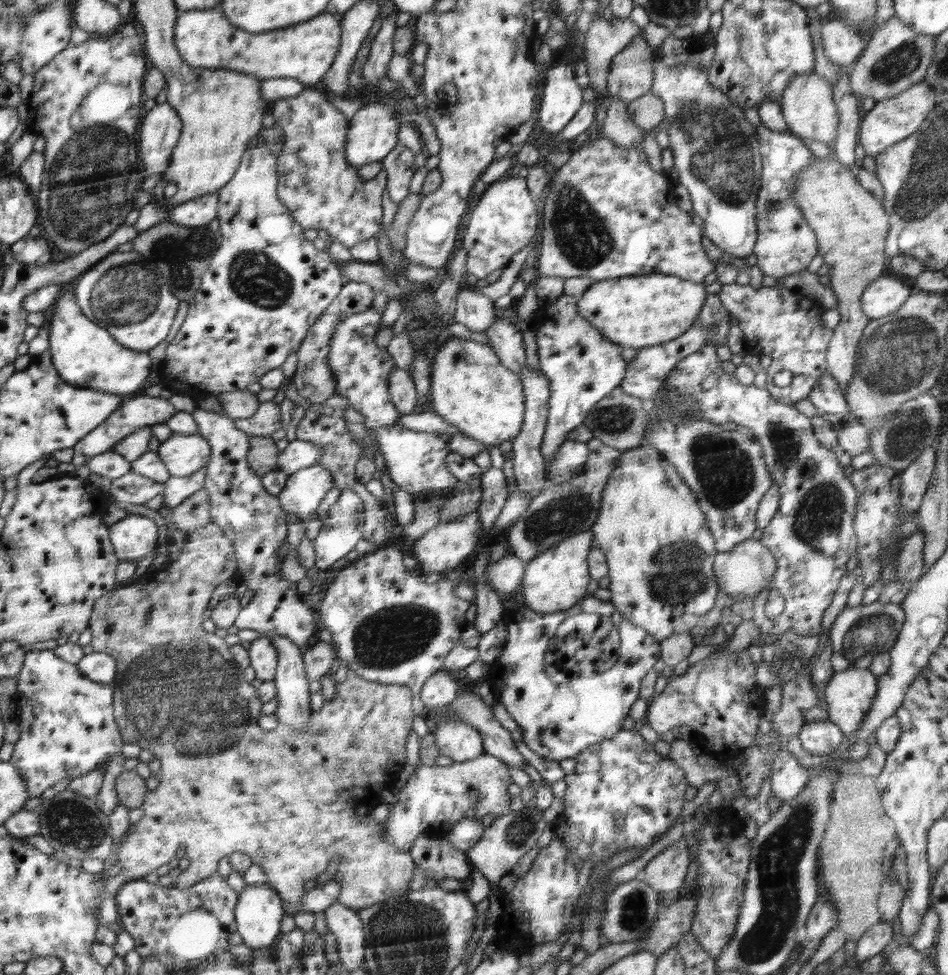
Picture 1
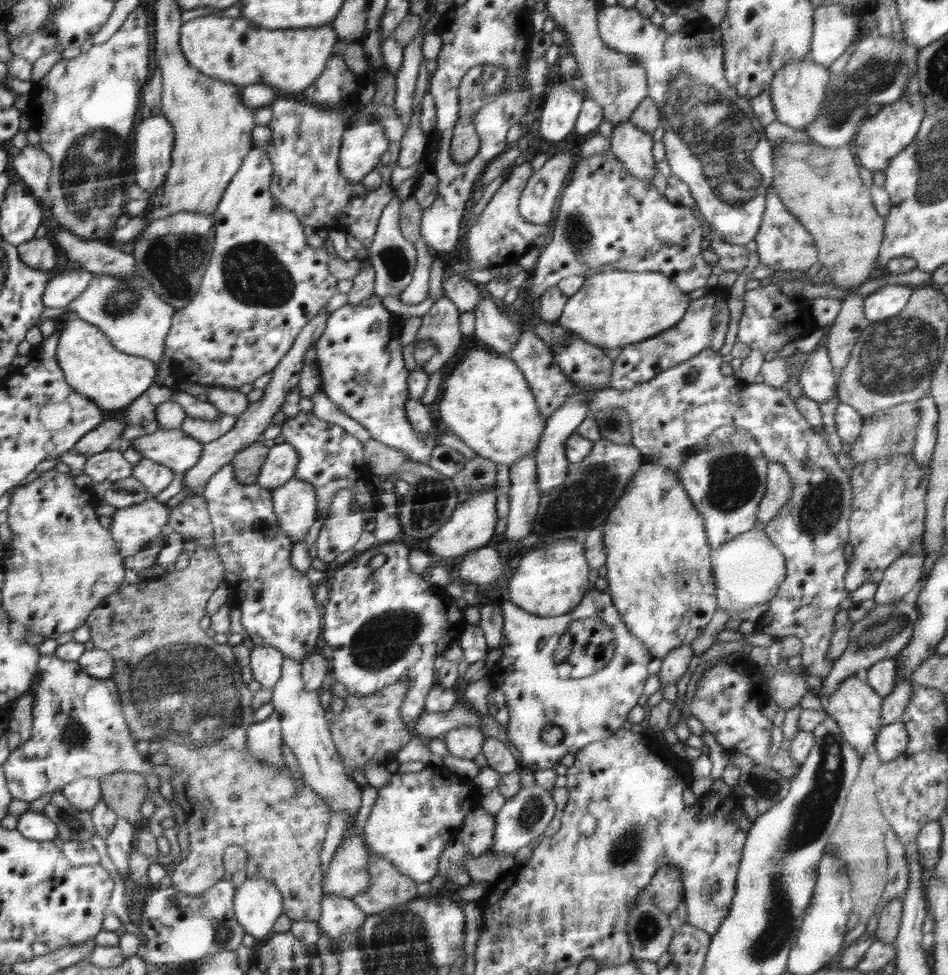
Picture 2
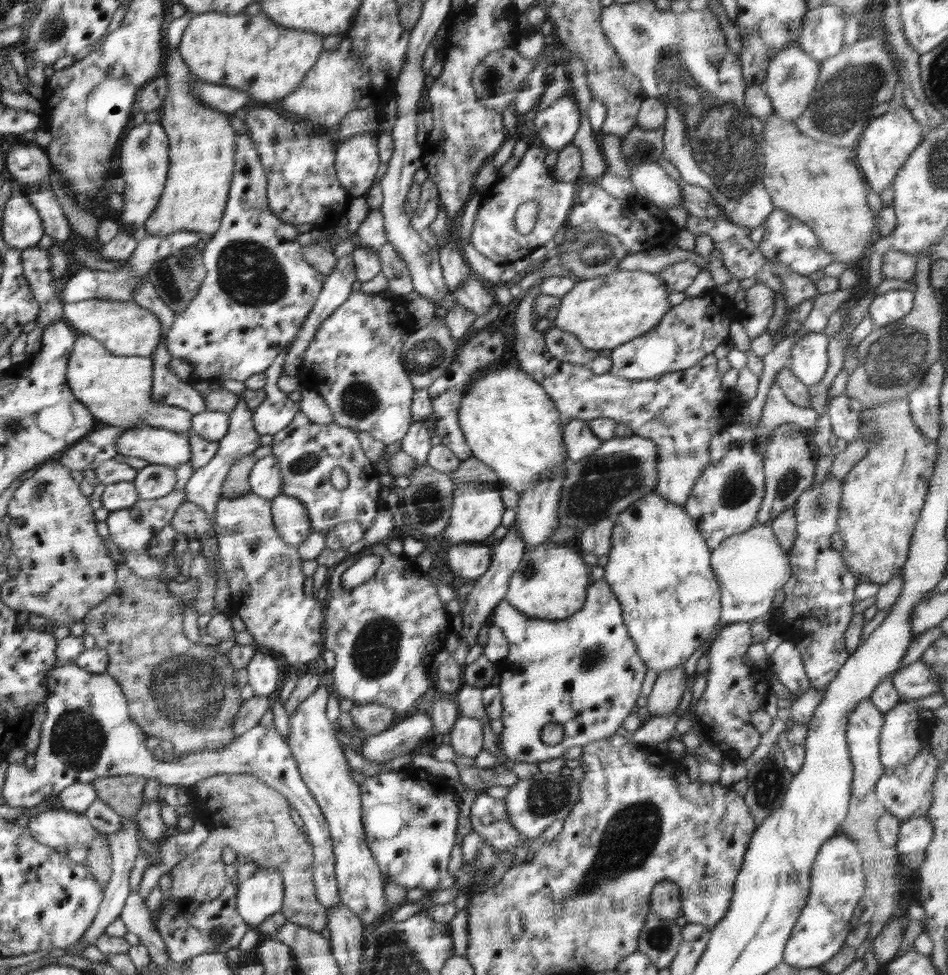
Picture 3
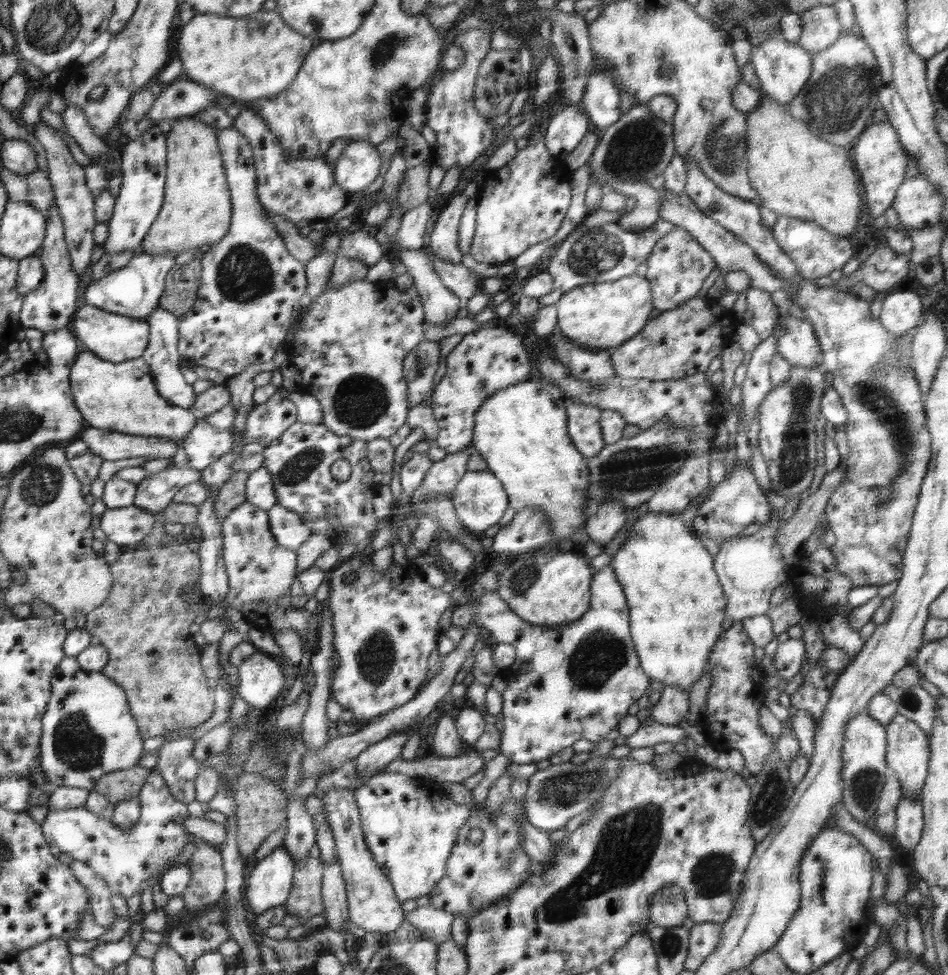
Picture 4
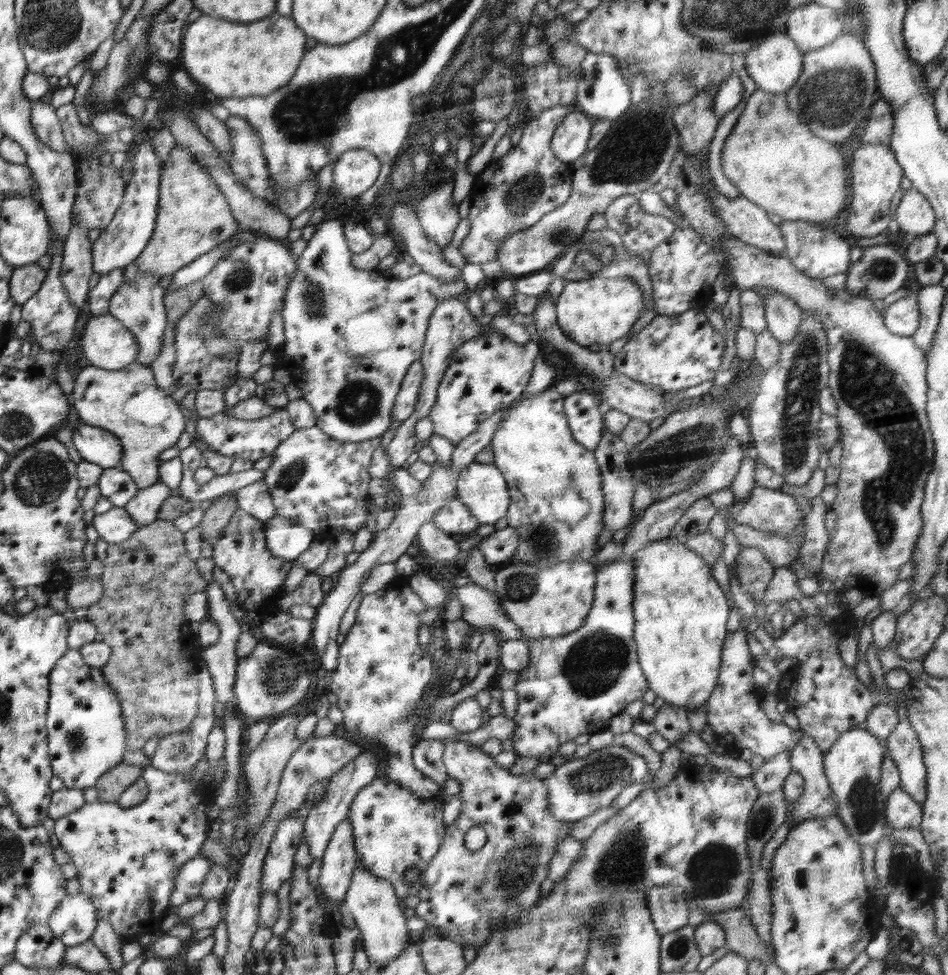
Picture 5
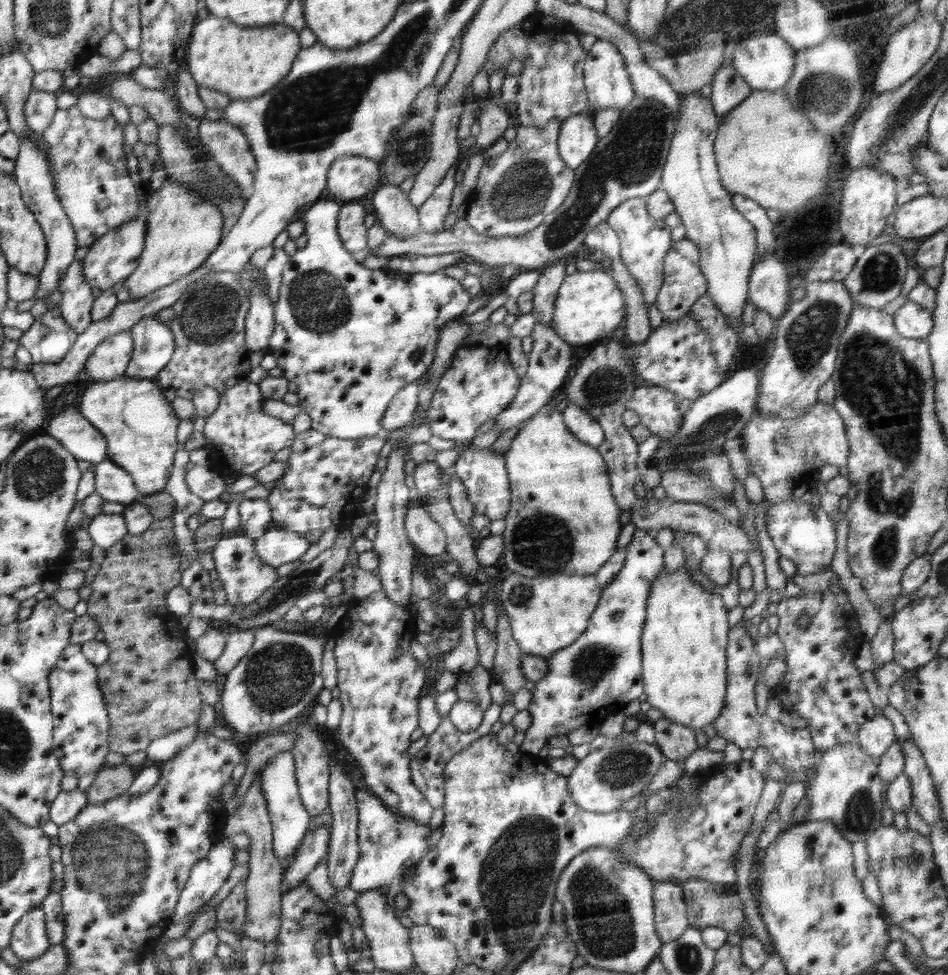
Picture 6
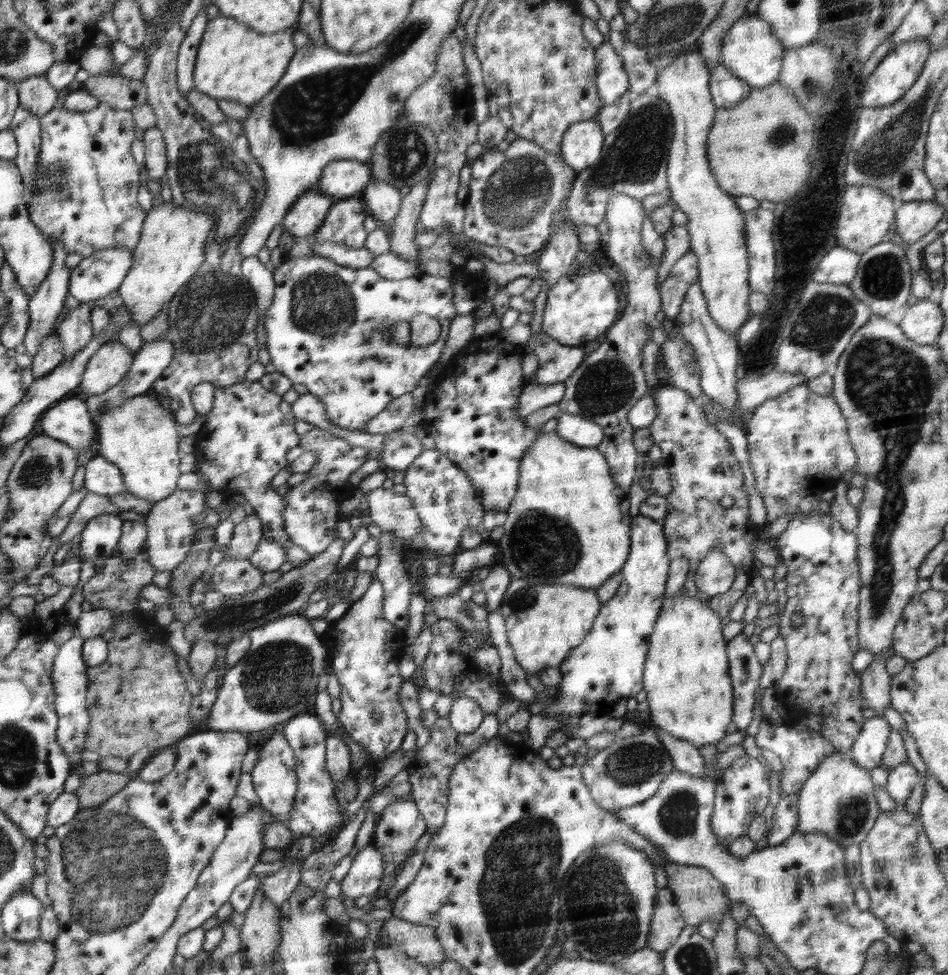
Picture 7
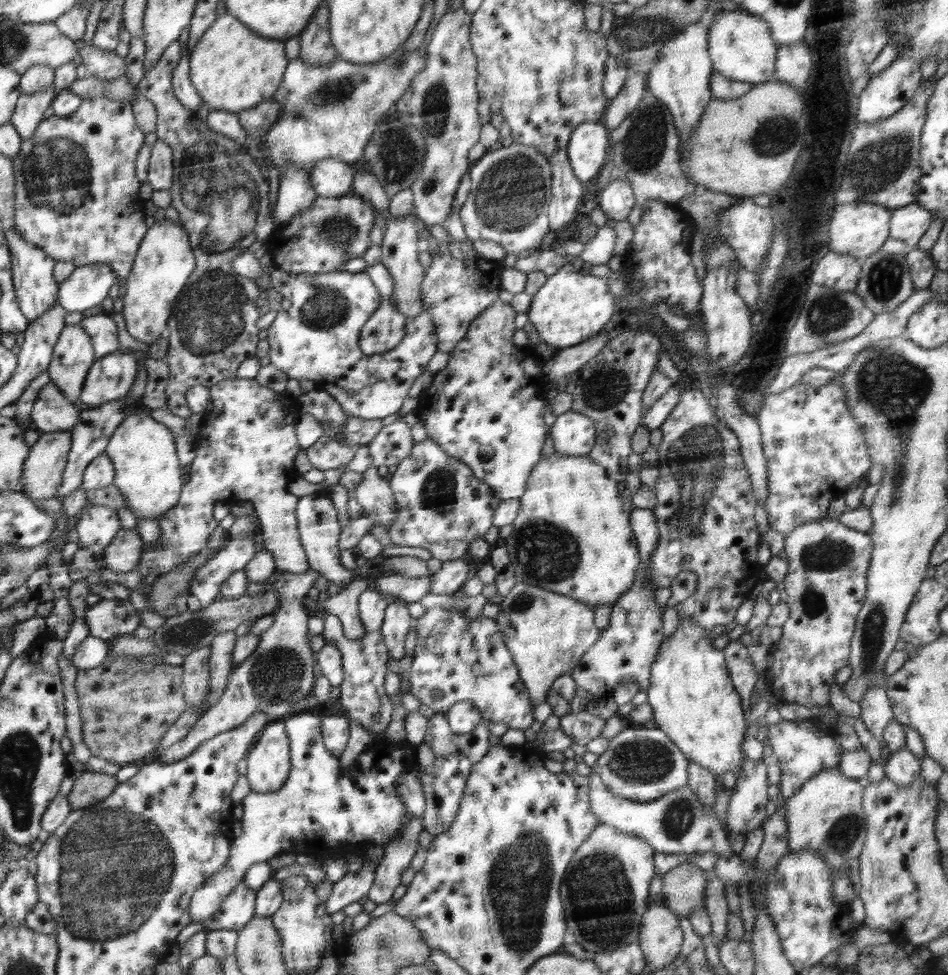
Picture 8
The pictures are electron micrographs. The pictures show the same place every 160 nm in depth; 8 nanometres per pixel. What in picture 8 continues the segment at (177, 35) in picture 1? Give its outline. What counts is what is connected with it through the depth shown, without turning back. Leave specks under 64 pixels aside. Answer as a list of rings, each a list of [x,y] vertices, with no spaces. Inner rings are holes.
[[[225,13],[210,25],[189,54],[189,70],[192,84],[203,103],[210,110],[224,110],[239,114],[275,97],[278,86],[286,73],[284,42],[258,36],[234,16]]]

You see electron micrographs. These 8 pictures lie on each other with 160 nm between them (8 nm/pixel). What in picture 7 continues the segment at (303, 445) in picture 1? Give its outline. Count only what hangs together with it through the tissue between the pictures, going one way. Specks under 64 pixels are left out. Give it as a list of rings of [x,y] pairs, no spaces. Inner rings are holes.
[[[254,513],[244,517],[242,522],[235,524],[232,538],[222,548],[226,555],[233,559],[249,559],[263,539],[263,526],[260,517]]]

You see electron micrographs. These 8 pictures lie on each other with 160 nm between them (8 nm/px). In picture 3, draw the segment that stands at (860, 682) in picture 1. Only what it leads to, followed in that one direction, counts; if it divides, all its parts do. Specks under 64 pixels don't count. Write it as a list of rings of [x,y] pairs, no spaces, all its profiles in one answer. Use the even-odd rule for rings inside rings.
[[[868,698],[861,700],[855,706],[856,710],[848,716],[848,728],[846,738],[849,746],[849,753],[853,764],[853,783],[851,794],[858,800],[862,800],[868,792],[872,791],[877,780],[884,774],[885,767],[879,759],[879,738],[883,726],[883,716]]]

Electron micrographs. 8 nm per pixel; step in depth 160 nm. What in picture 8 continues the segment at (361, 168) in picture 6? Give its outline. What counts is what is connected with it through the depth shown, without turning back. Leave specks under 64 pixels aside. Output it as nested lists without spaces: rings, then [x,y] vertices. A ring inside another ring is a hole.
[[[332,158],[318,163],[310,176],[318,197],[343,196],[353,188],[352,182],[355,181],[354,170],[346,162]]]

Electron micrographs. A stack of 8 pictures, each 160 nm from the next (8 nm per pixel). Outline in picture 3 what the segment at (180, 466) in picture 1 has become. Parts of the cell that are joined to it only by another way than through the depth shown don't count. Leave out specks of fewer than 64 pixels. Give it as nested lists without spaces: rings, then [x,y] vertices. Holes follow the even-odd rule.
[[[140,426],[119,435],[117,452],[128,457],[143,458],[152,464],[172,468],[187,464],[192,457],[189,432],[176,432],[163,428]]]

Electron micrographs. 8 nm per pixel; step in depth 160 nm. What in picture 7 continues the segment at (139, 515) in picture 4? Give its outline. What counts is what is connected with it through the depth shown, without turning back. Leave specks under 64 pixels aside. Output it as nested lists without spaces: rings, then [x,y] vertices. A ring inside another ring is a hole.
[[[102,514],[89,520],[81,532],[79,543],[81,561],[104,564],[119,546],[120,530],[123,530],[122,520],[112,514]]]

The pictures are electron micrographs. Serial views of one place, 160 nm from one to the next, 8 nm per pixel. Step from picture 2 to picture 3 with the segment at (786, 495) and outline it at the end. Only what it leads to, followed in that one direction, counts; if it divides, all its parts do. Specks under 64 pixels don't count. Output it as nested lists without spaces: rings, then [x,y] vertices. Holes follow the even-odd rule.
[[[795,423],[779,424],[772,430],[772,436],[763,456],[765,474],[765,495],[757,514],[757,524],[766,524],[788,510],[814,481],[814,470],[819,458],[817,446],[810,435],[805,436]]]

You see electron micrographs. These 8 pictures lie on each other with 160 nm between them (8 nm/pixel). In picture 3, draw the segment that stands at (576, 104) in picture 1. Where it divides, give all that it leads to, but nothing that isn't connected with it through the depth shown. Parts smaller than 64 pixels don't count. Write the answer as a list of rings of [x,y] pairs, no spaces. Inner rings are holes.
[[[565,96],[538,113],[534,125],[542,143],[550,150],[560,152],[573,144],[579,132],[579,108],[572,98]]]

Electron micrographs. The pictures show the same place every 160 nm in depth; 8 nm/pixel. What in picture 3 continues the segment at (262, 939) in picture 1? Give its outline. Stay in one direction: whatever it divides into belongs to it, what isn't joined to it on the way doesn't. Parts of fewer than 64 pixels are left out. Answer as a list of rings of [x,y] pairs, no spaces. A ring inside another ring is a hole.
[[[277,868],[258,869],[237,887],[236,910],[249,928],[256,929],[283,906],[283,875]]]

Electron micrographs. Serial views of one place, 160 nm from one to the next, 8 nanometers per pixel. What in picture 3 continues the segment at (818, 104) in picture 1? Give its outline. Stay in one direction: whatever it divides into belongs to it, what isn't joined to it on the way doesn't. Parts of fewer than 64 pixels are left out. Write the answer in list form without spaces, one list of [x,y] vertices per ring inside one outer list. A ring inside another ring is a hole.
[[[792,44],[777,52],[768,63],[766,78],[761,84],[771,100],[774,114],[792,122],[804,113],[818,82],[820,62],[814,60],[798,44]]]

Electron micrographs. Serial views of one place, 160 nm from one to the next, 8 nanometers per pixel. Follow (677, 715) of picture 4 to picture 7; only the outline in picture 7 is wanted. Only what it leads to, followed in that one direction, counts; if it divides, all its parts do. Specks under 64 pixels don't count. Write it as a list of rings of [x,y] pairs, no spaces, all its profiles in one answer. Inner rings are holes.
[[[657,728],[656,734],[663,747],[669,752],[674,769],[693,777],[706,778],[705,759],[697,746],[691,742],[674,738],[659,728]]]

